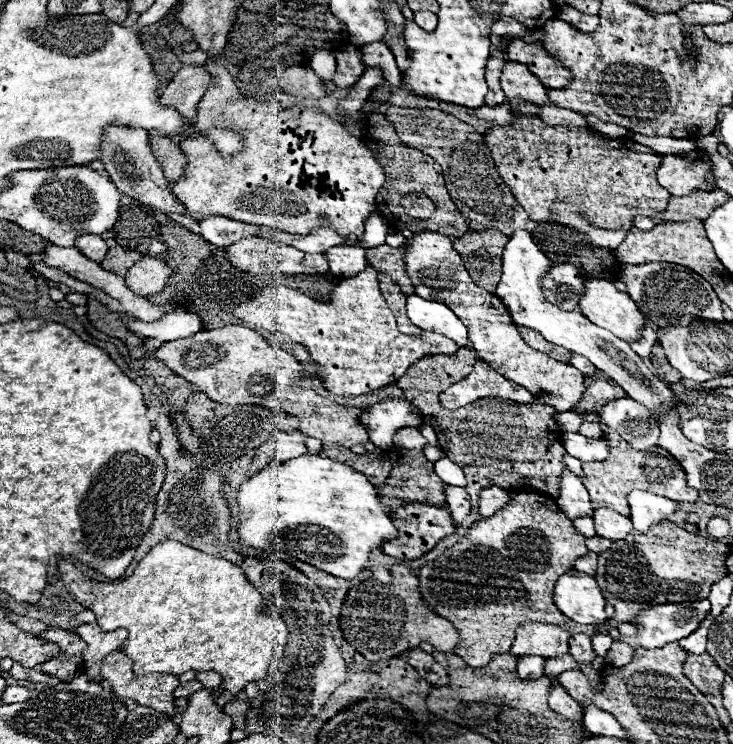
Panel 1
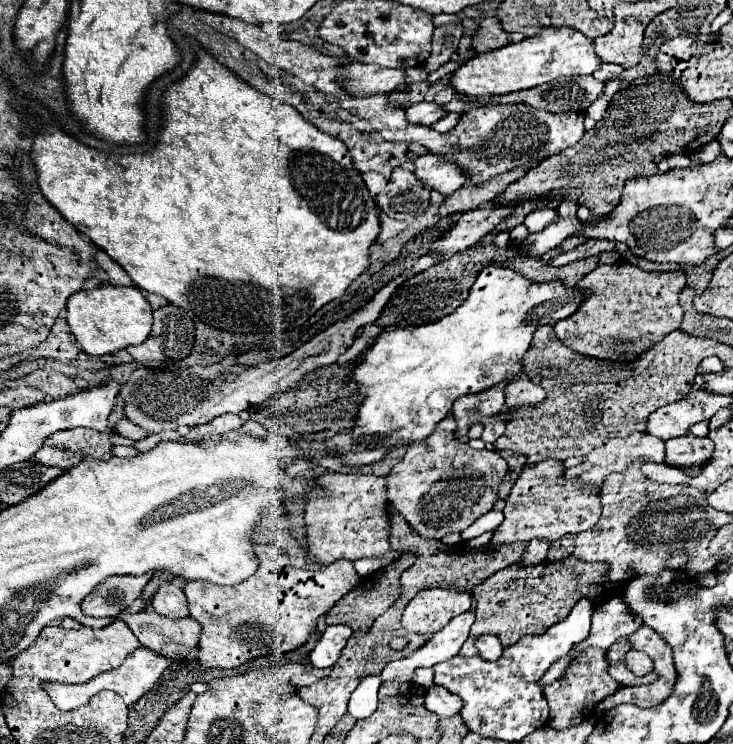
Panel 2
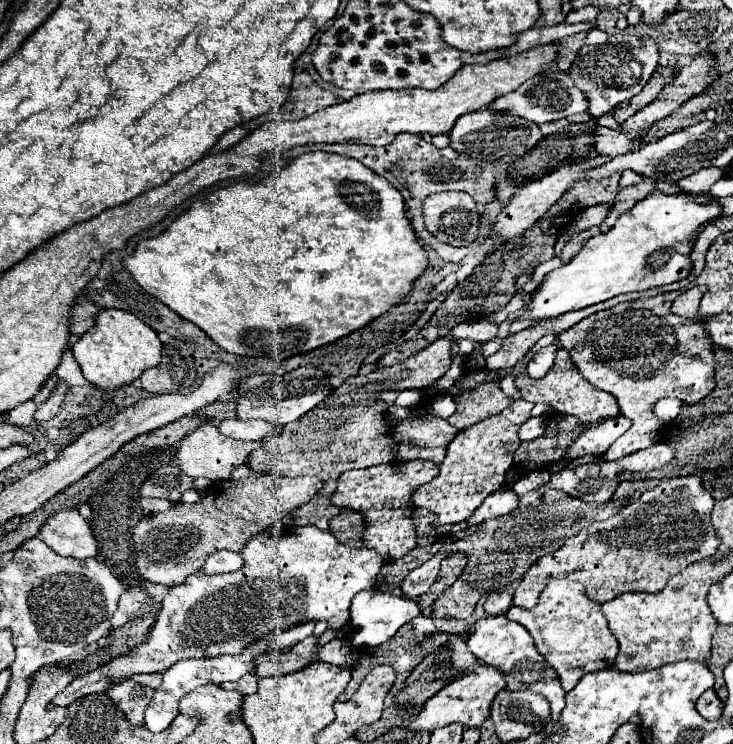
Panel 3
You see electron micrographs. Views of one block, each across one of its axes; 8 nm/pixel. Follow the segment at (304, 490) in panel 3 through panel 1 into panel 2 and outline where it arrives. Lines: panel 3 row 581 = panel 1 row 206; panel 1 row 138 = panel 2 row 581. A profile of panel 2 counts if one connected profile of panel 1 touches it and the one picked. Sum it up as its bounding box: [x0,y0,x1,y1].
[82,572,152,616]

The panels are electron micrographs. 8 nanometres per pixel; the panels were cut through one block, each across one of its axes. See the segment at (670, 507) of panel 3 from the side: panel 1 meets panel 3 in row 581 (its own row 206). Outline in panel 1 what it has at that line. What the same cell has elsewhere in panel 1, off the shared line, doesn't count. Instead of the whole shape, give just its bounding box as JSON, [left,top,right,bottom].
[484,116,670,228]

